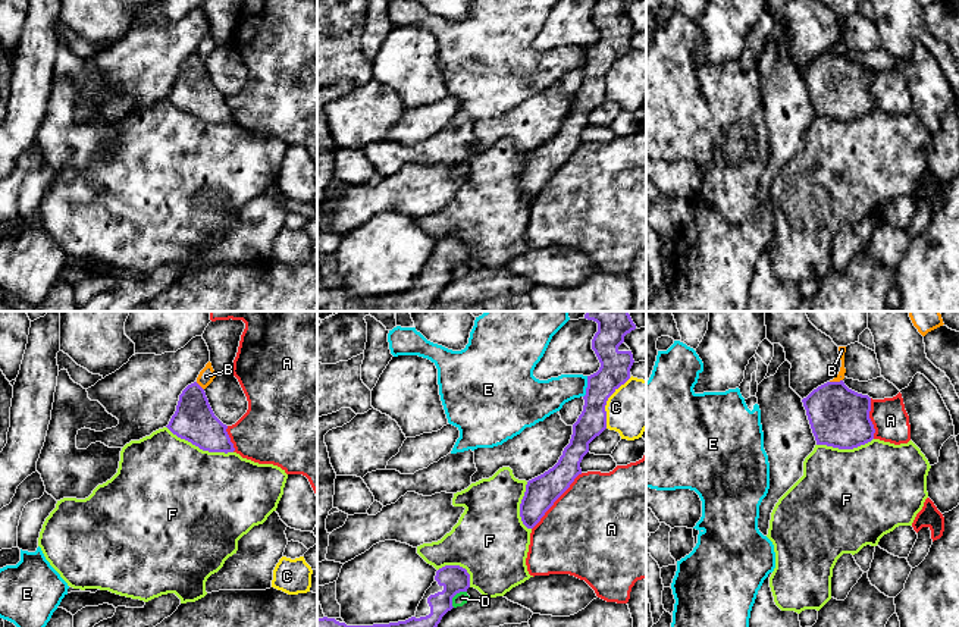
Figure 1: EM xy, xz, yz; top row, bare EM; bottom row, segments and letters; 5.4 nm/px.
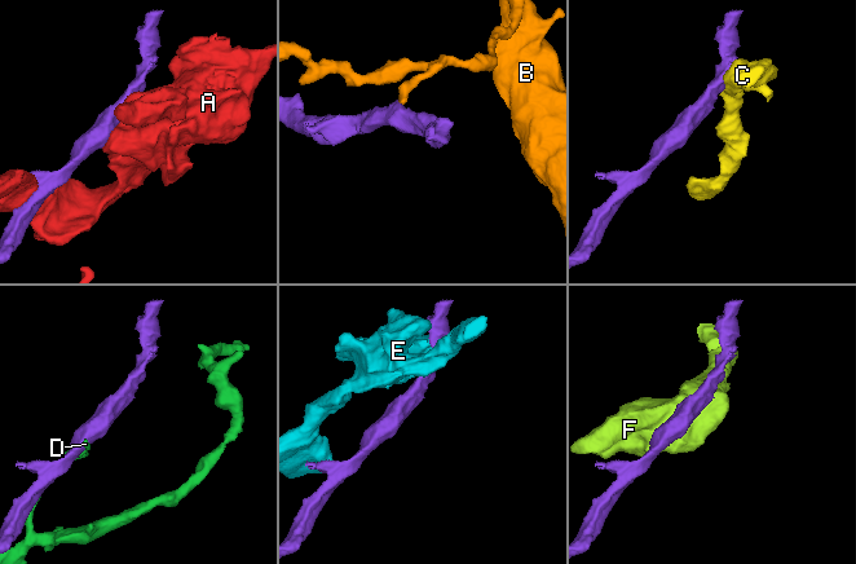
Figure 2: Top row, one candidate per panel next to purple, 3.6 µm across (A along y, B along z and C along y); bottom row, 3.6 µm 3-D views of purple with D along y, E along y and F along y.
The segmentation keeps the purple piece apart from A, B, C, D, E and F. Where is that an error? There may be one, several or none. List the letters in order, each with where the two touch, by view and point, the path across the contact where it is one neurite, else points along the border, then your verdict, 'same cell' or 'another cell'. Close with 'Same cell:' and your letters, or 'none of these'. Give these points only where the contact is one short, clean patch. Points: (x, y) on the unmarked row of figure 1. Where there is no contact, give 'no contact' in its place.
A: xz (555, 171) | another cell
B: yz (836, 53) | along yz (842, 50), (830, 53) | another cell
C: xz (605, 74) | along xz (630, 49), (608, 69), (605, 99) | another cell
D: xz (454, 266) | another cell
E: xz (588, 58) | along xz (588, 47), (583, 68) | another cell
F: xy (200, 119) | another cell
Same cell: none of these

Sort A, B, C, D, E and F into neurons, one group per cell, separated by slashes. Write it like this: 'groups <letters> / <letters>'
groups A / B / C / D / E / F

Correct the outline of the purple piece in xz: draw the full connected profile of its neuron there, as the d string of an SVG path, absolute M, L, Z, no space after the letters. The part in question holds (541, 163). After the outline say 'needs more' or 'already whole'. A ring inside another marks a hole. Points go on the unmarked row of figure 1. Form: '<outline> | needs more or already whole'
M598 0L592 10L601 38L587 47L585 76L573 95L570 115L558 134L526 156L520 175L520 188L527 200L533 200L554 173L582 145L580 134L589 123L589 115L607 100L605 76L608 69L630 50L634 34L632 22L620 22L624 7L634 0Z | already whole

